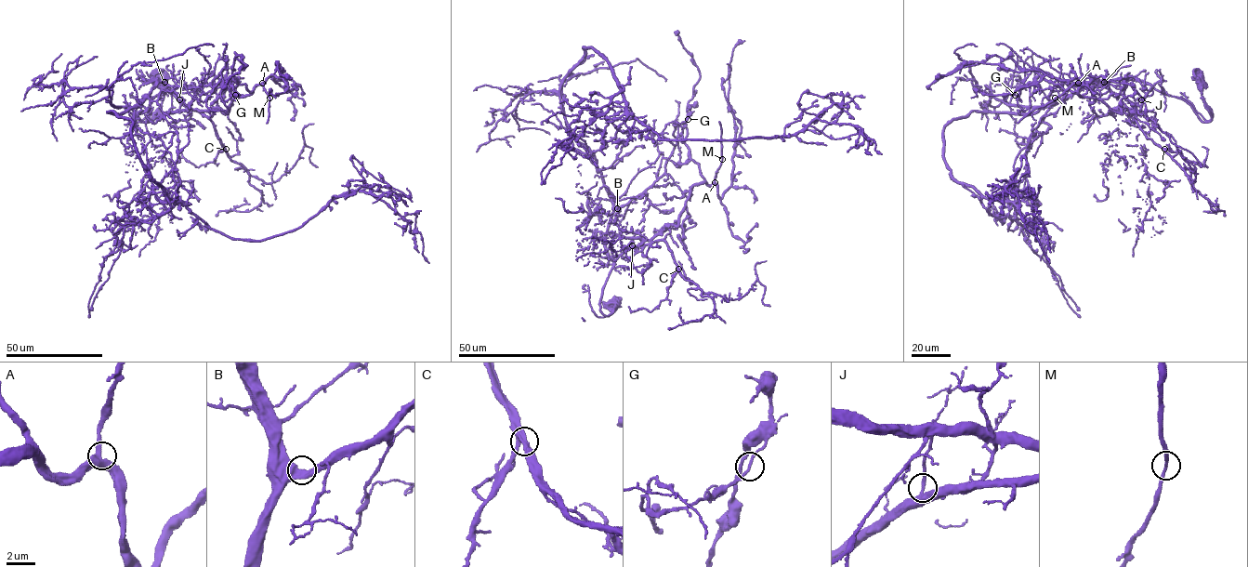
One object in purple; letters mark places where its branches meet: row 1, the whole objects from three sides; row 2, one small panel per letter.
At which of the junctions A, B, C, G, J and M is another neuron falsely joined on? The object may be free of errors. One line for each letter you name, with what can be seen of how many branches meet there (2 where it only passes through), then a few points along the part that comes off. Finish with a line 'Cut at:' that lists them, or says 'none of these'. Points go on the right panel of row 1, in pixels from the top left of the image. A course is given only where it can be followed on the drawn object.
G: branches 2; course (1015, 95), (1039, 74), (1122, 113), (1134, 109), (1130, 133), (1112, 146), (1149, 178), (1153, 229), (1216, 212)
Cut at: G

